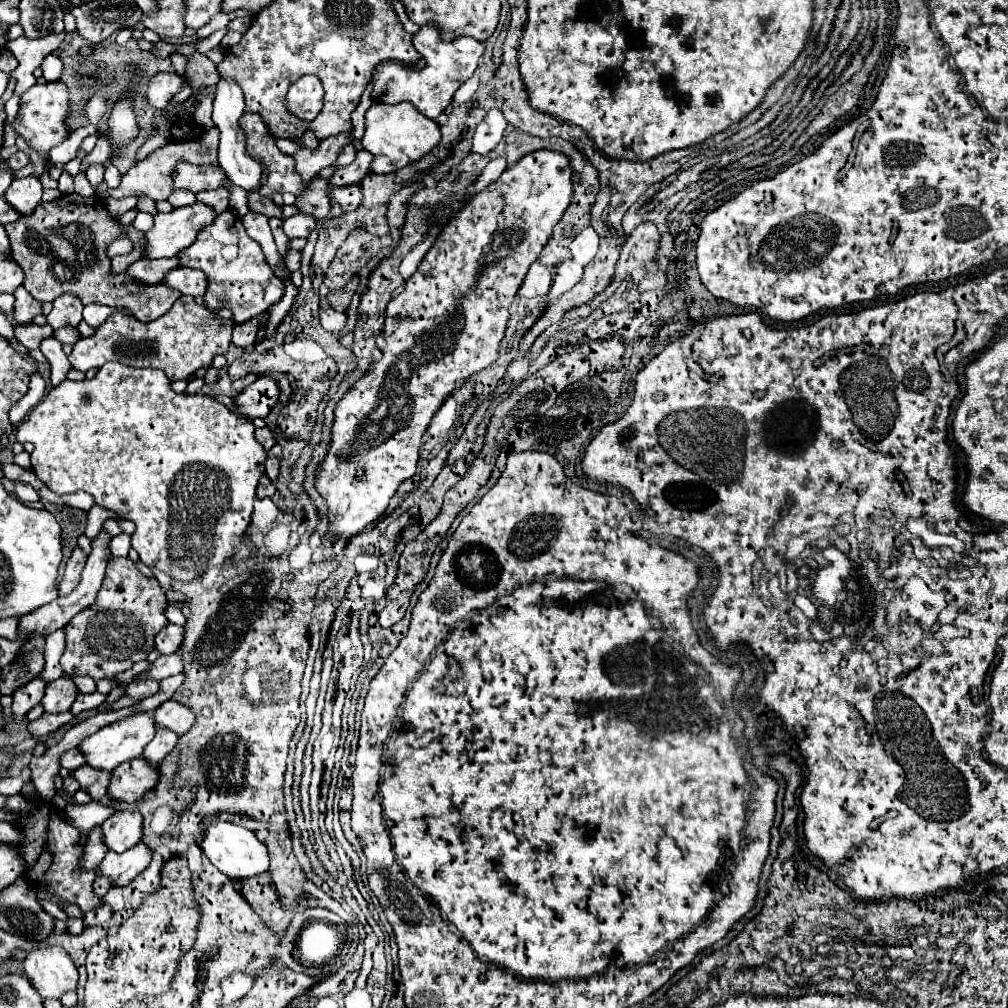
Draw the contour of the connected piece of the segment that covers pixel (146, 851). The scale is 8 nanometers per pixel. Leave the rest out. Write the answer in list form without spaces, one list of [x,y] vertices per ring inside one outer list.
[[[143,842],[135,844],[123,854],[109,850],[103,862],[99,864],[99,872],[109,876],[115,882],[115,886],[127,886],[129,882],[133,882],[133,878],[137,878],[137,874],[141,874],[141,870],[145,870],[145,866],[149,866],[151,858],[153,852]]]

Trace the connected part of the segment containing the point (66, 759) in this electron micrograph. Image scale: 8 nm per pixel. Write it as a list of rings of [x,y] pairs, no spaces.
[[[71,748],[67,750],[63,756],[61,756],[61,764],[67,768],[67,770],[75,770],[79,766],[85,764],[85,756],[81,754],[79,748]]]

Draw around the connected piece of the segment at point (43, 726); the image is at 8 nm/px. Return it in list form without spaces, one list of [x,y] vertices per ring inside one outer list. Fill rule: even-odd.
[[[65,710],[61,714],[49,714],[49,712],[45,712],[41,718],[29,722],[29,732],[33,736],[45,736],[45,734],[51,734],[51,732],[59,730],[61,726],[69,724],[71,720],[73,720],[71,710]]]

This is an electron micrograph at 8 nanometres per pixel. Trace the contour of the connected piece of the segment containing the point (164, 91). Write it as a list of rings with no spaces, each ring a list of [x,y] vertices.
[[[155,74],[149,80],[145,100],[155,110],[165,110],[165,106],[181,90],[181,86],[183,86],[183,78],[179,74]]]

